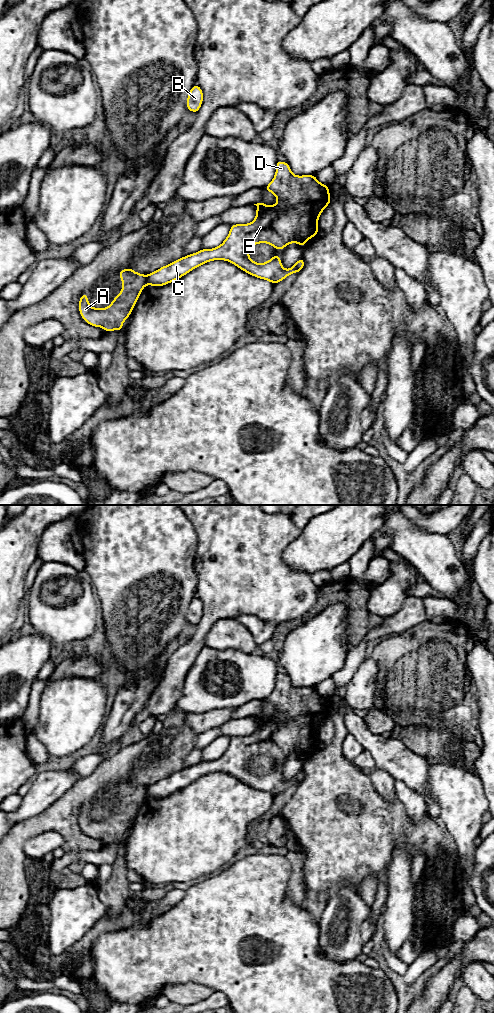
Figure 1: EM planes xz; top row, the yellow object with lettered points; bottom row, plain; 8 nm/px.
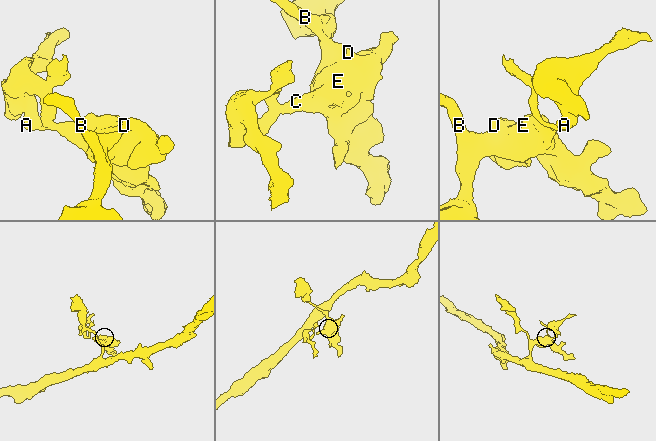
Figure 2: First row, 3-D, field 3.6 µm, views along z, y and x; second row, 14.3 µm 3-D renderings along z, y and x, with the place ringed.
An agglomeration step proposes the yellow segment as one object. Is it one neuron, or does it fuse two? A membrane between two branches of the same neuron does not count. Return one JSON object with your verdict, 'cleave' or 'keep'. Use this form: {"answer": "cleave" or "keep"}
{"answer": "cleave"}

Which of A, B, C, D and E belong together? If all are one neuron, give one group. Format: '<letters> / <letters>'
A / B C D E

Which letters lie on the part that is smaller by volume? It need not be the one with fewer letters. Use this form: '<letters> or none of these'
A

